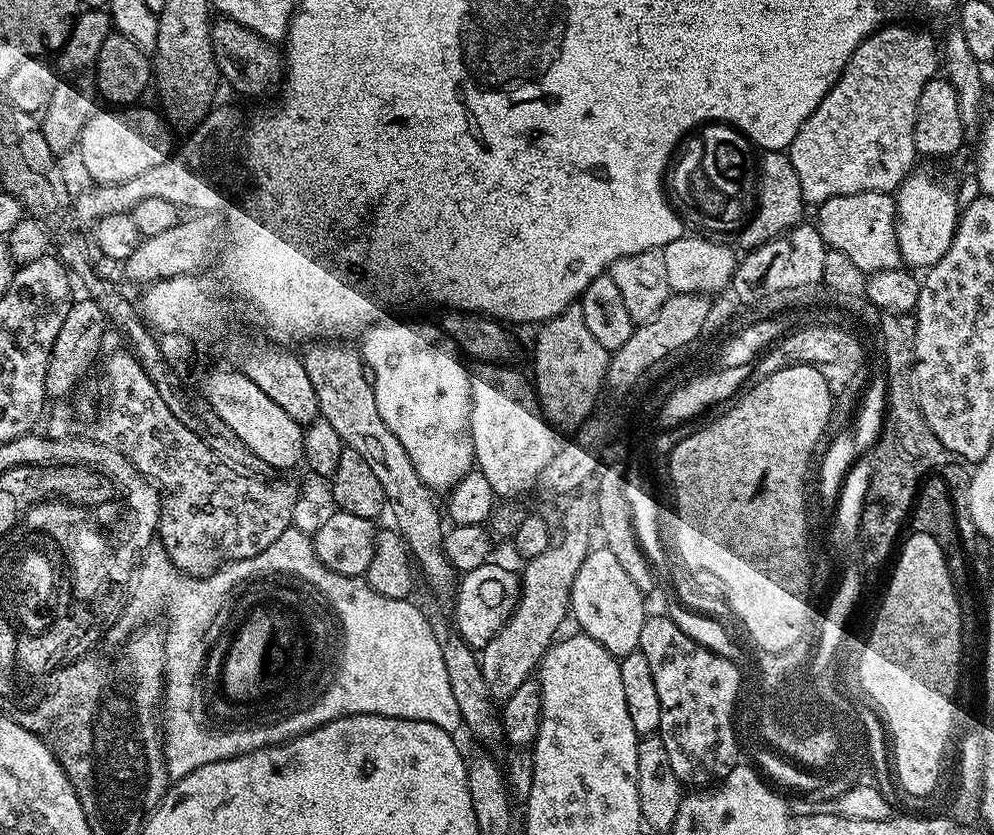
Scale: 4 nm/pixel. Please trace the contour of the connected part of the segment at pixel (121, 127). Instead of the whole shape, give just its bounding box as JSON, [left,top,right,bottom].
[78,106,173,184]

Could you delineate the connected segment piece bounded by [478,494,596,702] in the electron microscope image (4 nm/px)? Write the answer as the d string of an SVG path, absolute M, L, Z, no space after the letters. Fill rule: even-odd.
M577 495L567 501L568 509L560 520L560 536L558 532L549 548L542 550L538 558L523 565L524 572L519 573L520 595L516 598L510 618L504 623L502 630L498 630L498 634L494 634L494 638L490 638L490 642L479 649L482 676L493 701L508 700L510 694L514 694L514 690L518 690L518 686L537 671L540 657L548 653L557 639L556 631L559 630L560 623L569 619L574 574L578 574L578 566L582 566L586 554L593 547L592 536L594 540L596 528L593 497L584 495Z

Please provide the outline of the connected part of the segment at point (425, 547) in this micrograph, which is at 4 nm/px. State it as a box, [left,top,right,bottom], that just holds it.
[302,342,458,592]

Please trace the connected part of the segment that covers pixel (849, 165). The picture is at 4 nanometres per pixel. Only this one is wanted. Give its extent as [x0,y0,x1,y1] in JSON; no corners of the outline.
[786,22,938,206]

